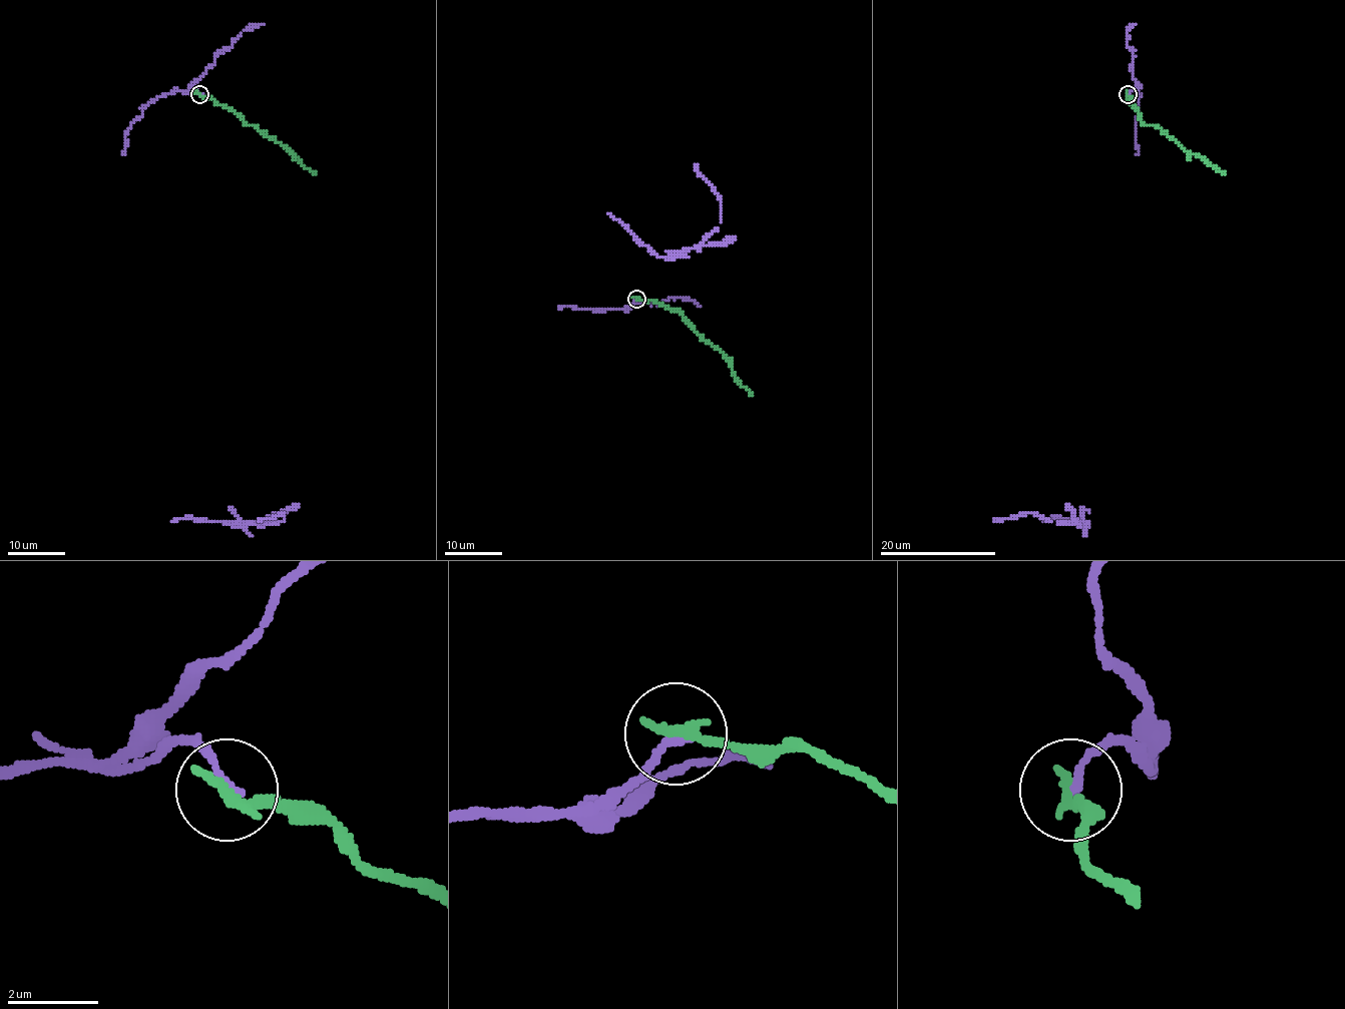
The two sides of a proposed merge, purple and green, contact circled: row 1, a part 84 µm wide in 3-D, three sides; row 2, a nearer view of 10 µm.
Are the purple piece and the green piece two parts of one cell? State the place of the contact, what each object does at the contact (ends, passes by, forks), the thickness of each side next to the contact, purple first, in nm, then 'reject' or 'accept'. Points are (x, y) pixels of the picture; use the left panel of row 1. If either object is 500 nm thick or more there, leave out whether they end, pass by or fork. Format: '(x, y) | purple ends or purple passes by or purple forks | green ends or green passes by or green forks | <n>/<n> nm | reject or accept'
(199, 94) | purple ends | green ends | 160/300 nm | reject

